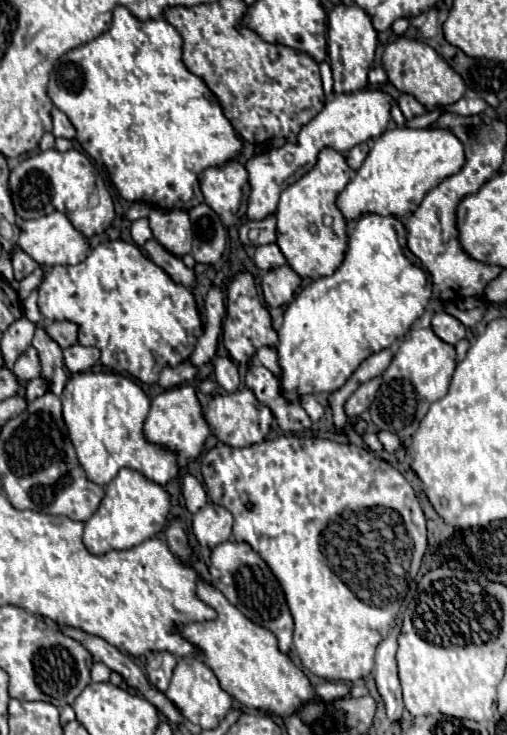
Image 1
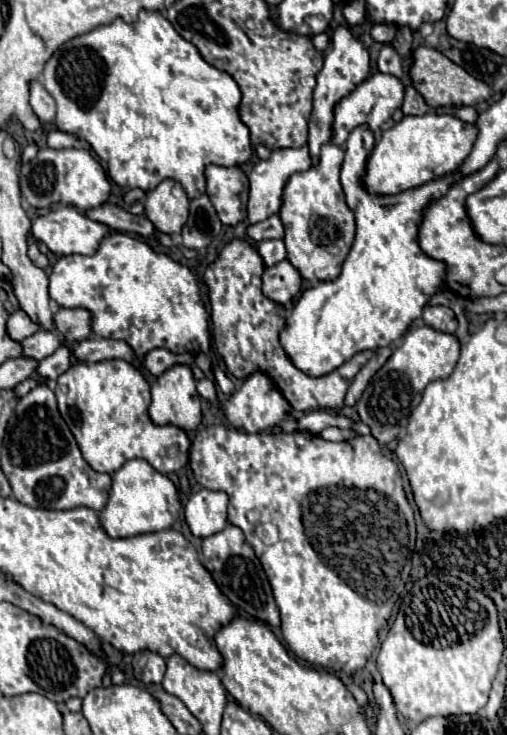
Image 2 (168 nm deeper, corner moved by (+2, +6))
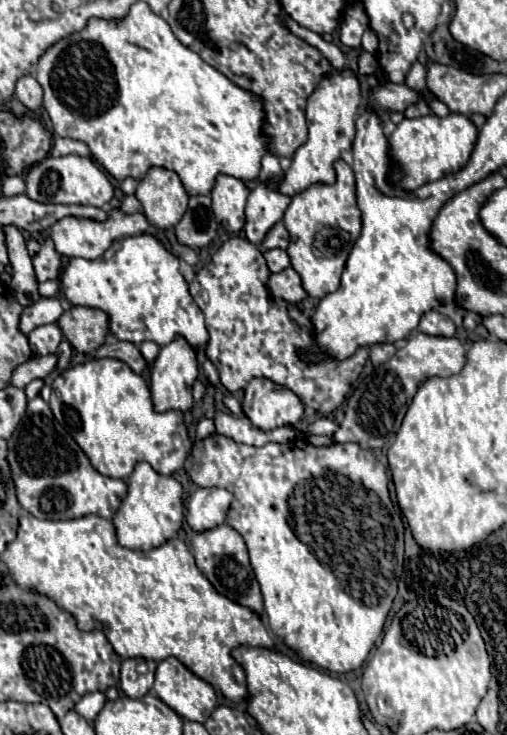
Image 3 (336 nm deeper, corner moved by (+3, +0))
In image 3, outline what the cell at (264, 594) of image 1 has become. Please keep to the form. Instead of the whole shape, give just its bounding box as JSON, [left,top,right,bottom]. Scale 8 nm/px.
[191,524,263,614]

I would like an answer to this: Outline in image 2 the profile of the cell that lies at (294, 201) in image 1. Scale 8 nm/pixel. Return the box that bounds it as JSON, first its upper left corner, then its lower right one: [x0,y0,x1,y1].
[280,142,354,282]

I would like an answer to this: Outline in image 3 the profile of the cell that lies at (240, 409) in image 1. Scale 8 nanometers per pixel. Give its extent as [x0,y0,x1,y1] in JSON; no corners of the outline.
[241,378,305,430]

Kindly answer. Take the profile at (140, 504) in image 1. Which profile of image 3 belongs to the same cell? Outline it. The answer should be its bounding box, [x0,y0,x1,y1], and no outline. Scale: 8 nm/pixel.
[113,462,183,550]

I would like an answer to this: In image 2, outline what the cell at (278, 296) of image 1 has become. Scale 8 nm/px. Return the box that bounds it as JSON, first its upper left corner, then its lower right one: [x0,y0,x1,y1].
[262,260,302,304]

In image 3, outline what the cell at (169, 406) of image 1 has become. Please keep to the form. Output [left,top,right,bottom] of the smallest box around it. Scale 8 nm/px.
[149,336,199,412]

